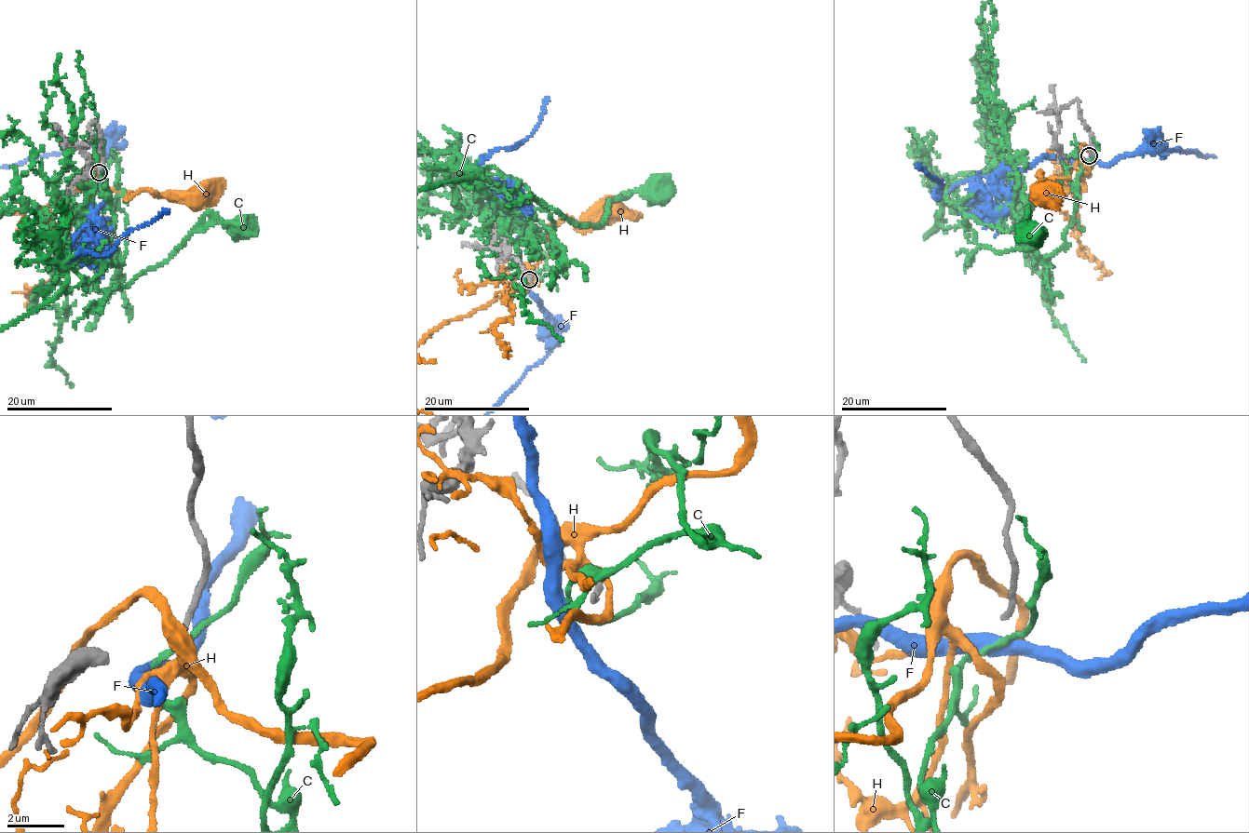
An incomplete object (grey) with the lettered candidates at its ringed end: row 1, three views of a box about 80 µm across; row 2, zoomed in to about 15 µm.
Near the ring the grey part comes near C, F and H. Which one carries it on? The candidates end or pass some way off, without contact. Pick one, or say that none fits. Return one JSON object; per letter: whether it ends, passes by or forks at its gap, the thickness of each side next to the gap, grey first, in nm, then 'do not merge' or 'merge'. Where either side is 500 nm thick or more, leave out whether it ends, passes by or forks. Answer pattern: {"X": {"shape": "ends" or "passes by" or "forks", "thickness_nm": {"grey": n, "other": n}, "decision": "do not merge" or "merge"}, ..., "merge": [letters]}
{"C": {"shape": "passes by", "thickness_nm": {"grey": 190, "other": 180}, "decision": "do not merge"}, "F": {"shape": "passes by", "thickness_nm": {"grey": 190, "other": 480}, "decision": "do not merge"}, "H": {"shape": "forks", "thickness_nm": {"grey": 190, "other": 240}, "decision": "do not merge"}, "merge": []}

